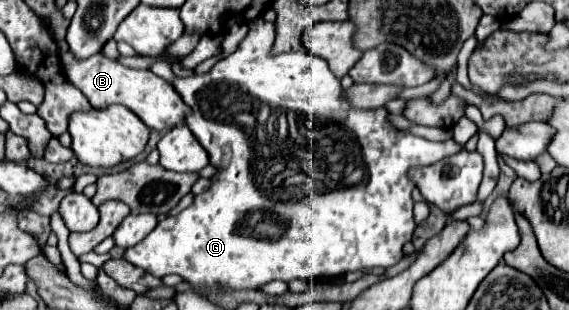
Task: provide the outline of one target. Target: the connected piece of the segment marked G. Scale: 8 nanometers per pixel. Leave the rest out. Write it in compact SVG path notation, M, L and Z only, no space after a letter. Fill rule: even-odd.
M255 19L237 51L205 75L183 79L175 77L167 63L151 63L151 71L173 81L175 91L191 109L185 125L209 153L211 165L217 167L209 191L195 195L195 201L185 211L163 219L143 243L127 249L125 259L155 277L175 273L197 287L261 289L275 279L289 283L293 279L333 279L367 267L387 269L403 257L401 249L411 241L415 229L411 199L415 185L407 177L407 169L433 165L463 149L453 139L429 141L397 131L387 123L383 107L351 107L343 99L339 79L323 59L305 53L271 55L273 33L265 23ZM249 97L261 103L245 101ZM281 115L289 121L283 135L279 135Z

